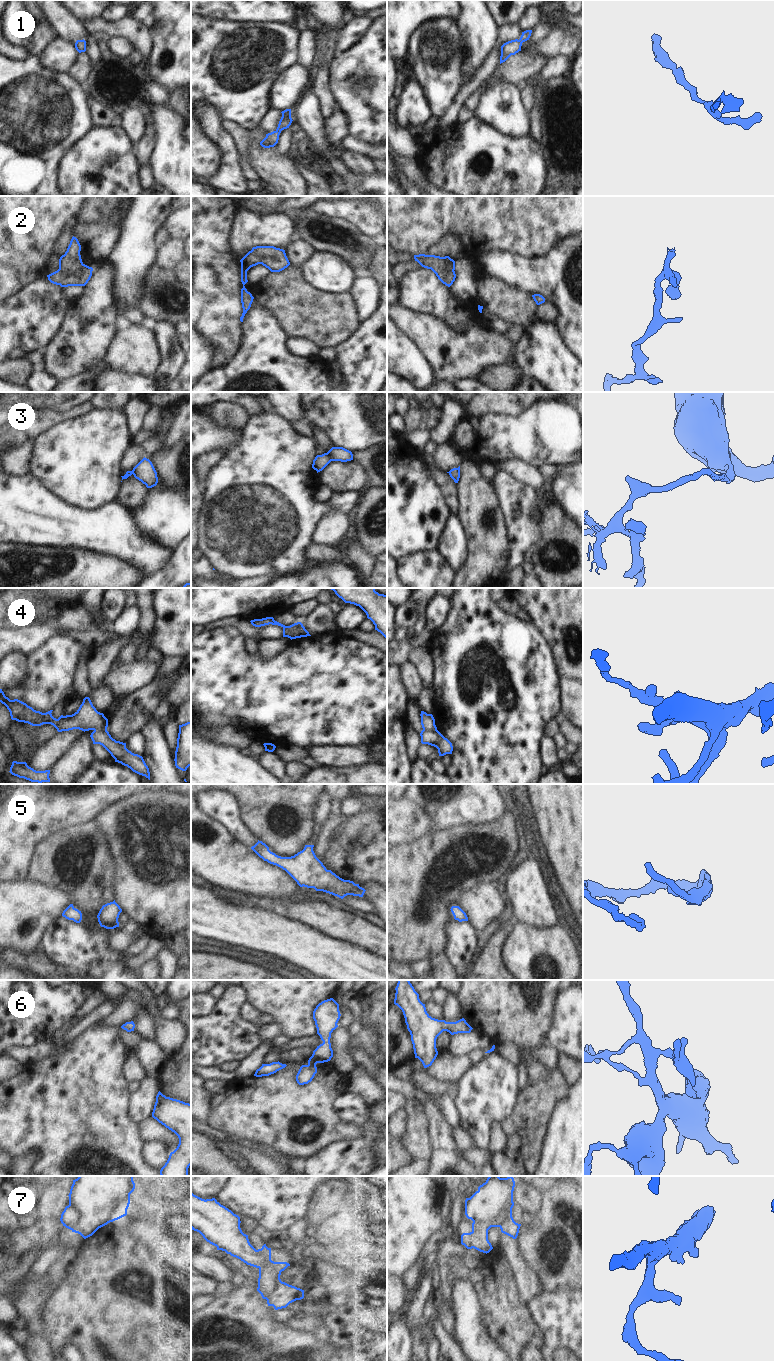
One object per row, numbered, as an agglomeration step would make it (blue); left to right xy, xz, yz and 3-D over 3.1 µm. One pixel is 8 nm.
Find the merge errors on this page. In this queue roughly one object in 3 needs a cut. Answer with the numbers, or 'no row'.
3, 4, 7

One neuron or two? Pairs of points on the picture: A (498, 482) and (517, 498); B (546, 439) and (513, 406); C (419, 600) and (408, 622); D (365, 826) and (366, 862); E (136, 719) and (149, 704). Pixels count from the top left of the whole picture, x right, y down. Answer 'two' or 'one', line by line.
A: one
B: two
C: two
D: one
E: one

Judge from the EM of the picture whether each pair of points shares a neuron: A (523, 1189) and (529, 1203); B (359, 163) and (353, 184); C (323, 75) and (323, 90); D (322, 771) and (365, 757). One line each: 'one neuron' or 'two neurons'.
A: one neuron
B: one neuron
C: one neuron
D: two neurons

